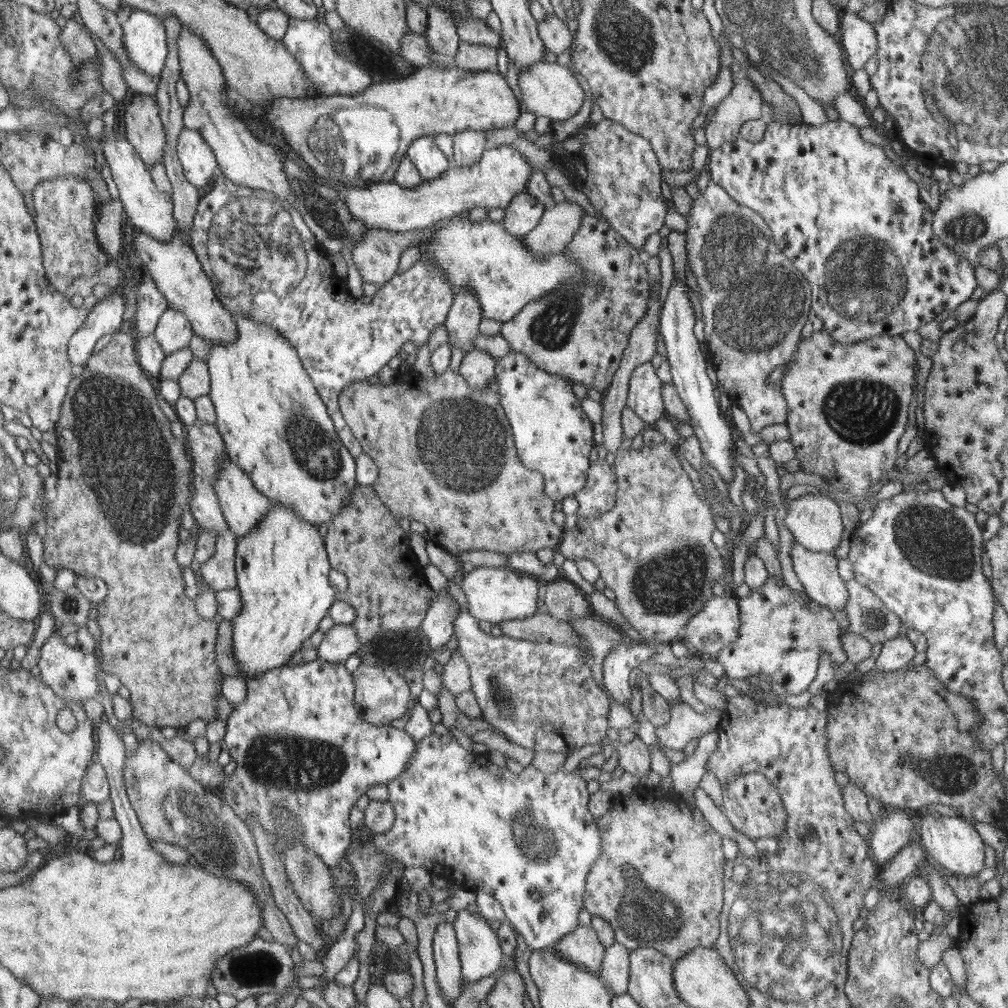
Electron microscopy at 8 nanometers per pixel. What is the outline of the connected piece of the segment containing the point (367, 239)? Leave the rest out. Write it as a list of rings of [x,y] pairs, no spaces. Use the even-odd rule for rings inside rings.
[[[387,229],[366,231],[351,248],[352,260],[363,282],[383,287],[397,275],[400,254],[428,234],[430,230],[420,232],[420,229],[400,233]]]

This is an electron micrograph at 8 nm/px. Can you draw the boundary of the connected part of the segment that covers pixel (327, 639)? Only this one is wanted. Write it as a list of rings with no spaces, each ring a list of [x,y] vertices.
[[[335,624],[324,636],[317,648],[320,660],[344,663],[360,648],[356,629],[350,624]]]

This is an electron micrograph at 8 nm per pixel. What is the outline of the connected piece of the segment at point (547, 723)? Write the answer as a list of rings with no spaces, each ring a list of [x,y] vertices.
[[[460,609],[454,623],[454,634],[459,641],[459,651],[461,655],[466,659],[467,665],[469,666],[469,673],[471,676],[471,690],[474,692],[478,704],[482,709],[484,715],[482,715],[483,720],[492,724],[492,726],[500,729],[502,732],[508,735],[509,741],[515,745],[527,748],[534,752],[536,751],[555,751],[560,752],[565,755],[565,758],[572,754],[576,749],[590,745],[598,744],[602,745],[602,740],[607,736],[609,724],[607,723],[607,714],[609,709],[608,697],[606,693],[602,691],[596,680],[592,677],[591,665],[586,663],[586,659],[581,658],[581,652],[584,649],[577,648],[575,641],[571,644],[557,644],[555,641],[532,641],[527,640],[527,638],[512,638],[506,635],[501,635],[496,637],[491,633],[485,633],[480,630],[478,625],[478,620],[469,613],[469,611],[464,611]]]

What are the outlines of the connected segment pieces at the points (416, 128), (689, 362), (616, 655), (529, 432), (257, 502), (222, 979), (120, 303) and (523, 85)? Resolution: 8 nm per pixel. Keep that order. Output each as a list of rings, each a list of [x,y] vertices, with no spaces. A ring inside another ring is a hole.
[[[455,66],[446,69],[420,67],[408,78],[367,86],[355,98],[359,103],[387,110],[399,126],[398,152],[392,158],[392,164],[379,177],[379,181],[384,183],[394,181],[401,158],[406,156],[411,142],[421,136],[434,137],[437,133],[449,133],[452,138],[458,132],[486,132],[493,128],[512,128],[520,116],[518,100],[514,108],[514,94],[506,77],[498,72],[474,73]]]
[[[678,272],[674,275],[672,286],[666,302],[661,311],[660,335],[664,339],[668,360],[670,363],[670,372],[672,383],[678,391],[688,414],[690,414],[690,425],[701,442],[701,450],[710,462],[710,466],[718,470],[723,480],[729,485],[735,476],[733,452],[734,440],[730,425],[726,423],[723,413],[720,411],[720,404],[716,388],[712,384],[710,376],[706,371],[706,360],[700,350],[701,340],[694,335],[694,308],[688,296],[688,286],[678,278]]]
[[[635,641],[630,645],[618,644],[602,662],[604,685],[614,700],[625,707],[632,698],[632,691],[628,683],[630,672],[634,670],[634,667],[646,664],[648,659],[656,653],[652,646],[653,643],[637,644]]]
[[[515,351],[503,356],[495,365],[500,403],[507,412],[507,420],[514,431],[515,446],[519,458],[528,470],[542,475],[544,490],[550,498],[562,501],[565,496],[572,496],[587,485],[591,474],[592,454],[596,454],[596,422],[588,418],[582,408],[580,394],[576,394],[576,383],[571,378],[548,374],[537,367],[528,355]]]
[[[226,448],[221,456],[223,459],[219,462],[219,471],[215,474],[213,489],[220,508],[223,510],[224,518],[227,519],[229,529],[238,538],[242,538],[253,526],[259,525],[259,522],[267,517],[272,500],[256,488],[251,476],[231,459]]]
[[[256,937],[247,945],[233,948],[229,953],[216,959],[211,972],[211,983],[218,993],[231,994],[238,1001],[248,998],[248,996],[279,992],[285,993],[284,995],[289,993],[301,995],[302,990],[292,983],[294,963],[290,954],[291,952],[276,939],[274,939],[274,942],[267,942],[260,937]]]
[[[116,290],[109,298],[99,300],[97,304],[87,312],[87,321],[71,339],[68,346],[68,354],[73,365],[84,369],[91,358],[94,346],[100,342],[104,335],[119,332],[121,330],[122,315],[125,306],[122,294]]]
[[[538,61],[538,64],[522,70],[518,74],[518,88],[522,93],[522,102],[526,111],[538,116],[548,116],[562,122],[574,116],[584,102],[584,90],[574,78],[570,69],[560,64],[548,61]]]

